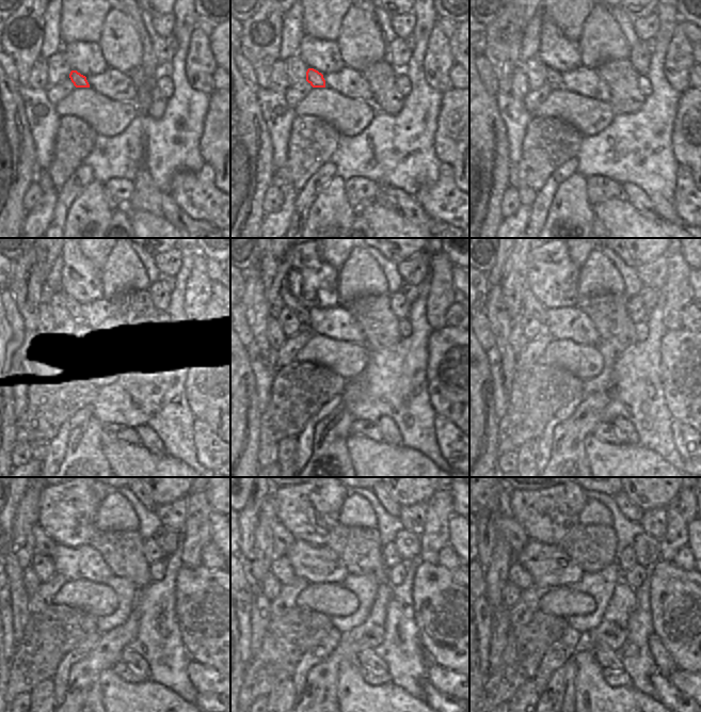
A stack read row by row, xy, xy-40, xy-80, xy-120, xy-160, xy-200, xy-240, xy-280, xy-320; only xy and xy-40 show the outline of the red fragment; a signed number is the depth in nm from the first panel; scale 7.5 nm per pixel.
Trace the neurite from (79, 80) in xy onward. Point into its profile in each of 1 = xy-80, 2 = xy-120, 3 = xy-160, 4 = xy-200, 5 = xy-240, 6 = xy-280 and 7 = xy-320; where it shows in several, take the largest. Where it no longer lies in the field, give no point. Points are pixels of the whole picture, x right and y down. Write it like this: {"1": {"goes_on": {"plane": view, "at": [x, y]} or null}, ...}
{"1": {"goes_on": {"plane": "xy-80", "at": [553, 78]}}, "2": {"goes_on": {"plane": "xy-120", "at": [72, 310]}}, "3": {"goes_on": {"plane": "xy-160", "at": [301, 312]}}, "4": {"goes_on": {"plane": "xy-200", "at": [529, 303]}}, "5": {"goes_on": {"plane": "xy-240", "at": [44, 544]}}, "6": {"goes_on": {"plane": "xy-280", "at": [282, 540]}}, "7": {"goes_on": {"plane": "xy-320", "at": [507, 526]}}}

